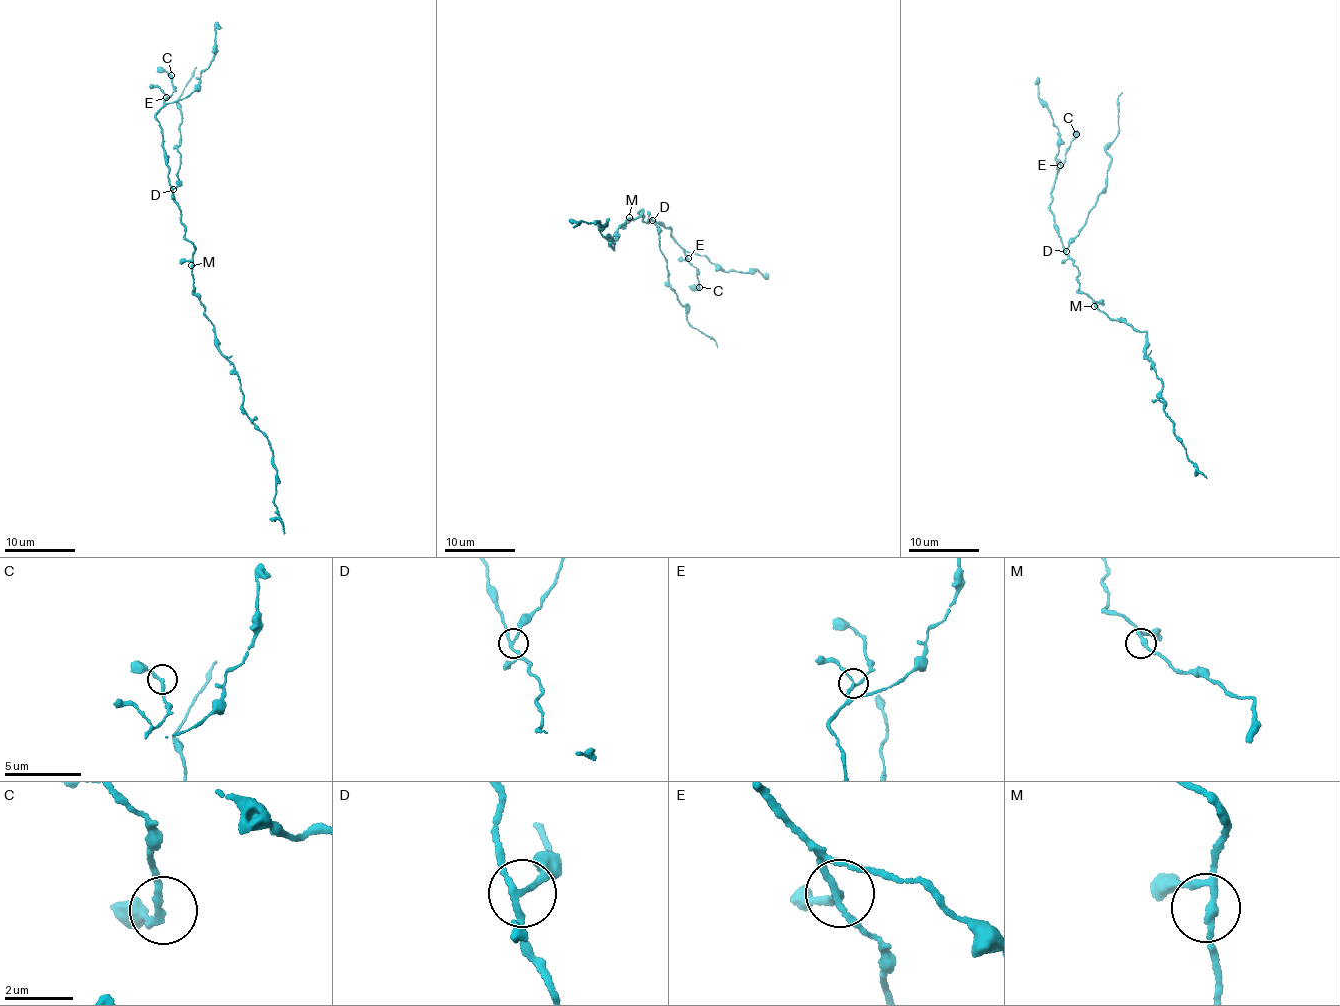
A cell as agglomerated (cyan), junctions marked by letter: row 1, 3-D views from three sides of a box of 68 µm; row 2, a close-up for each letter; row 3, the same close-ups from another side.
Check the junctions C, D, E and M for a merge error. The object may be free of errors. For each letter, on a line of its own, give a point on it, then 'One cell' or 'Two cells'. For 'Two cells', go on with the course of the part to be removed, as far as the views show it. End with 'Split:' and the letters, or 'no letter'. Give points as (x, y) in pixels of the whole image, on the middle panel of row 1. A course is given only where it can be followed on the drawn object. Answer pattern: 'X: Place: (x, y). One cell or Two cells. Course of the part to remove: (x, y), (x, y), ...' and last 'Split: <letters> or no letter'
C: Place: (699, 287). One cell
D: Place: (652, 220). Two cells. Course of the part to remove: (652, 220), (668, 263), (670, 287), (688, 307), (686, 318), (694, 328), (717, 347)
E: Place: (688, 258). One cell
M: Place: (629, 217). One cell
Split: D

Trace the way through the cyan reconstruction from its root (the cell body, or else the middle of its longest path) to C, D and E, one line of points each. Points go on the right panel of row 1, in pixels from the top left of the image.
C: (1095, 307), (1095, 302), (1078, 291), (1079, 271), (1063, 248), (1050, 209), (1056, 173), (1076, 134)
D: (1095, 307), (1095, 302), (1078, 291), (1080, 281), (1076, 276), (1079, 271), (1065, 251)
E: (1095, 307), (1095, 302), (1078, 291), (1079, 271), (1063, 248), (1050, 209), (1060, 165)

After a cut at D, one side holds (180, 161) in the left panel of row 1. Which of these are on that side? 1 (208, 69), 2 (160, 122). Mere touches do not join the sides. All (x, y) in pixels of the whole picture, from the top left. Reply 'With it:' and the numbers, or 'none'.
With it: none

